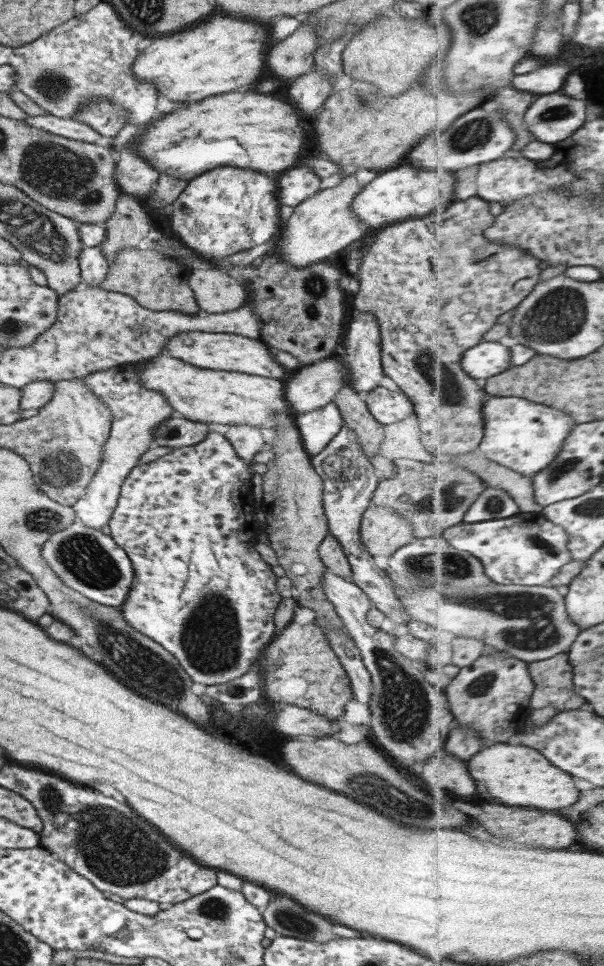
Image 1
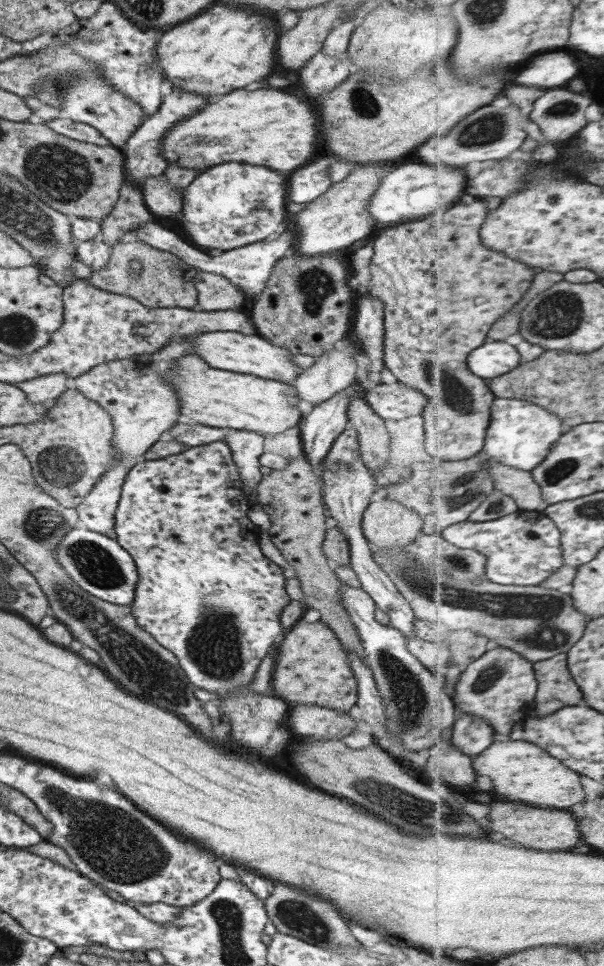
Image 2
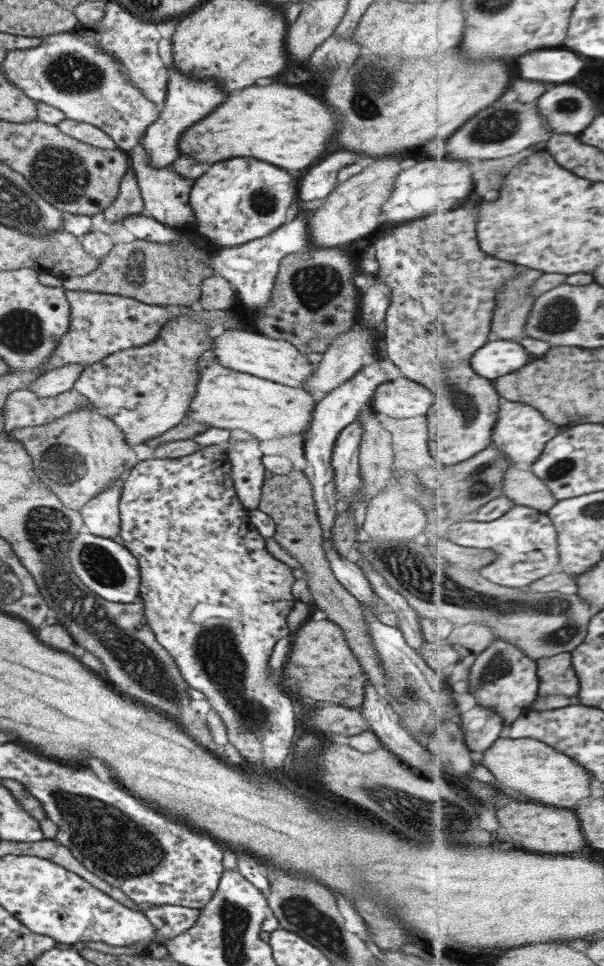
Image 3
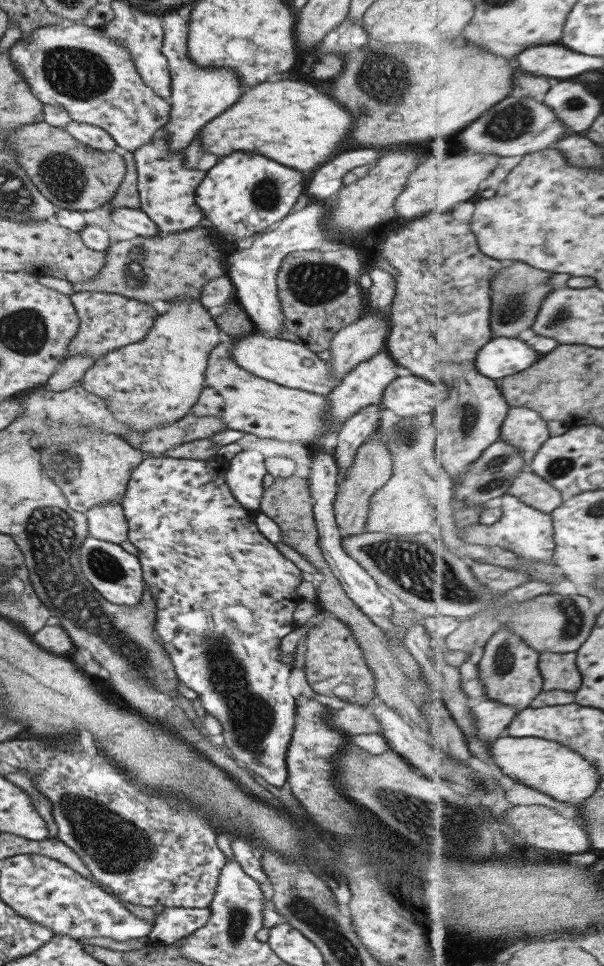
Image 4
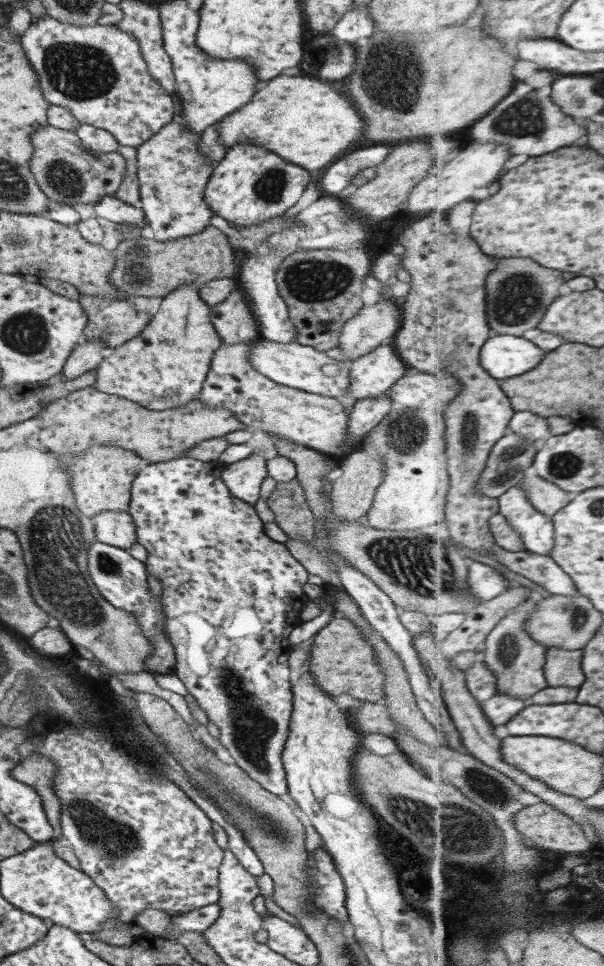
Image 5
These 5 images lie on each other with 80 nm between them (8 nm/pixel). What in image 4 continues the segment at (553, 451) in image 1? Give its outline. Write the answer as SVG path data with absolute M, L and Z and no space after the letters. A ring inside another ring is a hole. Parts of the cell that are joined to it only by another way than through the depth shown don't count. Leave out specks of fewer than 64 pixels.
M510 405L500 440L509 441L521 449L524 452L523 458L532 462L544 442L551 437L549 420L542 417L536 409Z

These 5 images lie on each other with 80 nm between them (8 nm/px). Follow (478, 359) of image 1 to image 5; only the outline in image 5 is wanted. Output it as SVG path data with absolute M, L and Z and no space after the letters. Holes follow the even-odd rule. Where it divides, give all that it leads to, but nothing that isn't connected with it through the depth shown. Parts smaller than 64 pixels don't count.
M494 335L481 351L484 369L496 379L525 375L544 362L548 352L520 336Z

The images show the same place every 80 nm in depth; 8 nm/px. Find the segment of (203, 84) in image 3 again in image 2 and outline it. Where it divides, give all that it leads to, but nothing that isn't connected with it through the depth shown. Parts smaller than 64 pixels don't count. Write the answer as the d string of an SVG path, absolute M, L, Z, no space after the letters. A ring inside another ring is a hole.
M171 84L164 86L161 97L161 104L157 112L147 116L141 123L141 126L138 126L132 136L126 140L126 145L118 148L124 158L123 182L127 180L129 184L133 184L138 189L141 188L141 184L143 184L145 178L159 176L168 167L168 162L162 155L161 150L164 134L176 122L195 114L211 99L211 97L203 95L194 95L193 93L173 87Z

